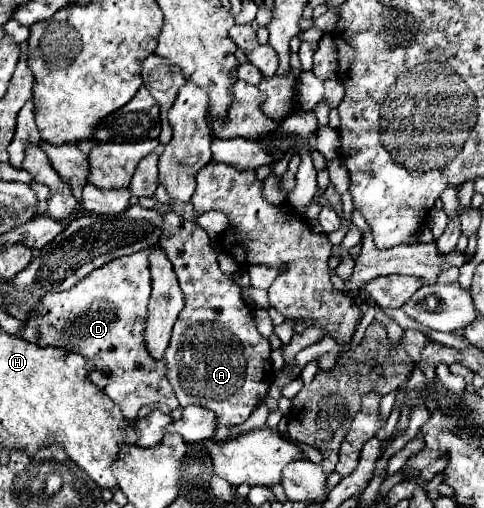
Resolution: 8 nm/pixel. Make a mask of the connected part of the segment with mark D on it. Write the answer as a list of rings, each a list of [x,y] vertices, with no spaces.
[[[157,246],[101,266],[67,292],[47,294],[37,308],[37,316],[31,316],[19,334],[37,346],[53,346],[81,354],[87,360],[91,382],[121,406],[127,420],[135,420],[143,406],[161,404],[169,410],[179,408],[167,378],[167,364],[165,360],[149,356],[143,336],[151,294],[149,254],[155,248]]]

